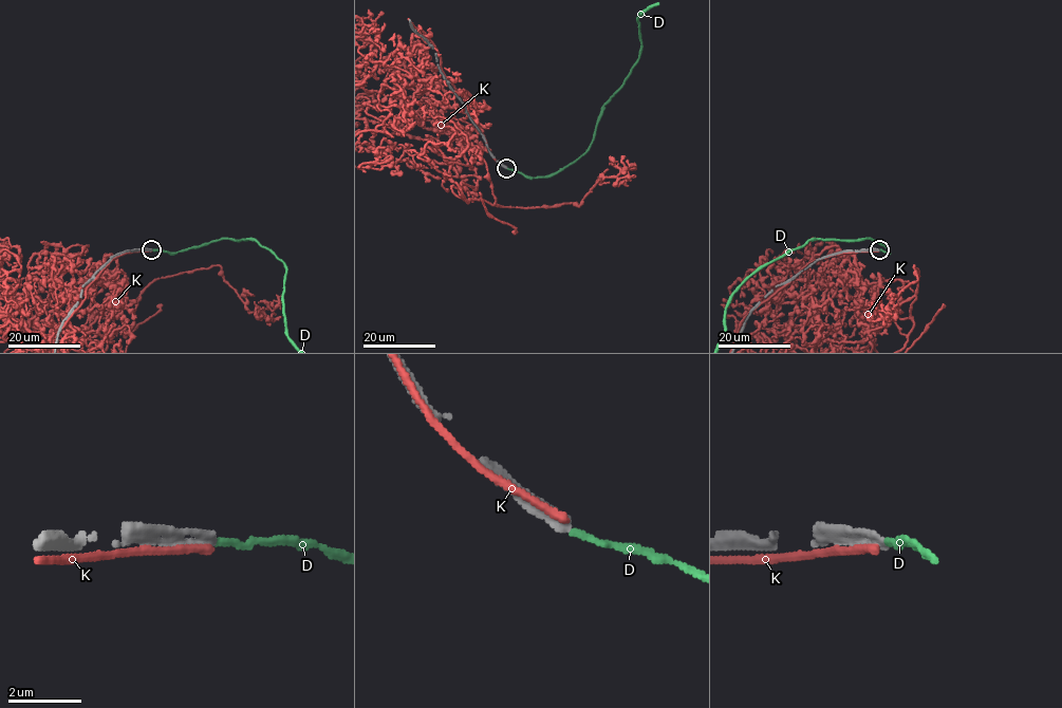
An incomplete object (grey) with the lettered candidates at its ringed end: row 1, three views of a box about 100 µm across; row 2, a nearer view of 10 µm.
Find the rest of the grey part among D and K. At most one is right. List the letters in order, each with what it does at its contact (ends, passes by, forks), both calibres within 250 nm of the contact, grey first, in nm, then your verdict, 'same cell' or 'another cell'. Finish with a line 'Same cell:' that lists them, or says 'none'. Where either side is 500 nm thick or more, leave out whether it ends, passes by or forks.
D: it ends there; 280 nm thick on the grey side, 160 nm on the other; same cell
K: it ends there; 260 nm thick on the grey side, 280 nm on the other; another cell
Same cell: D

